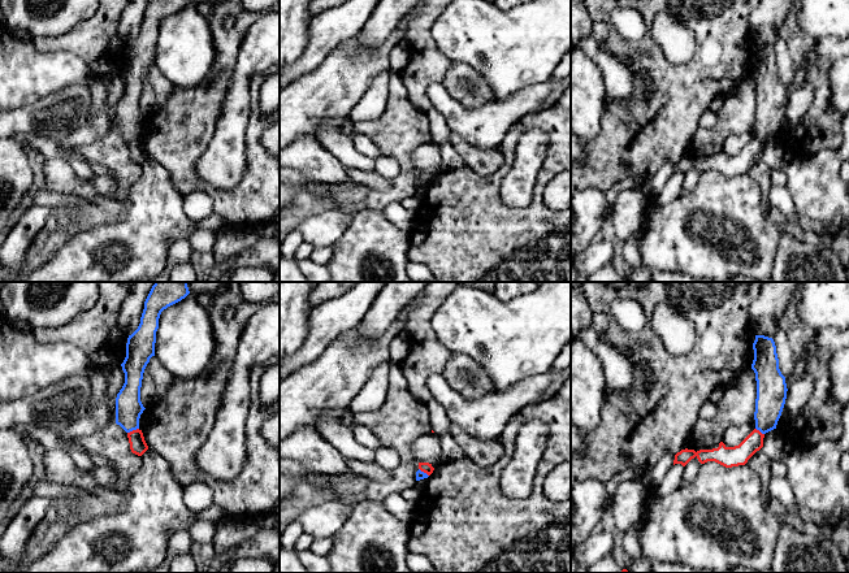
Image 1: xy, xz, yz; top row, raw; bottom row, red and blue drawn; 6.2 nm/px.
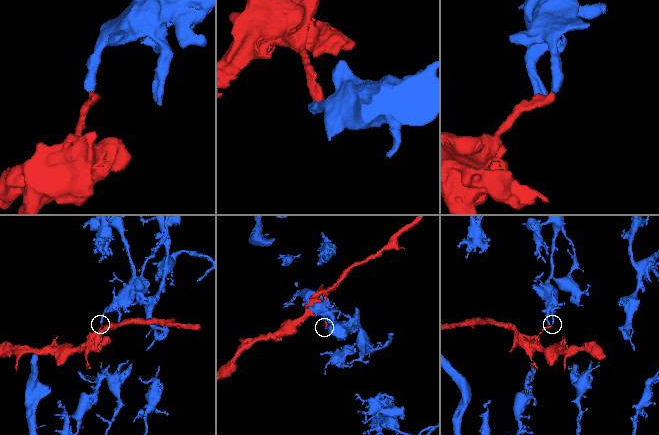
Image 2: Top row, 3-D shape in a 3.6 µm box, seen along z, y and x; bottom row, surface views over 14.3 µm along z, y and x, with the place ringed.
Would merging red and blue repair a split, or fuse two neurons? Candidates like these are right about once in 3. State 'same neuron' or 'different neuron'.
different neuron

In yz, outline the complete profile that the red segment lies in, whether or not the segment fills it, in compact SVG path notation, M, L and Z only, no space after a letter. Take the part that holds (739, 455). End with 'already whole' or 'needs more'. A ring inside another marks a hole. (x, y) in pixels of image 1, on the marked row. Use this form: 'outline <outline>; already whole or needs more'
outline M754 429L738 446L727 447L723 442L712 450L681 450L675 455L673 465L685 466L692 459L697 457L701 464L715 461L725 468L745 465L748 460L763 447L763 438L759 430Z; already whole

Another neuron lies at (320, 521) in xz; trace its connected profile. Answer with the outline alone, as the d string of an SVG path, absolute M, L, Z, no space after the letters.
M329 499L299 512L304 533L313 539L332 538L352 515L354 500Z

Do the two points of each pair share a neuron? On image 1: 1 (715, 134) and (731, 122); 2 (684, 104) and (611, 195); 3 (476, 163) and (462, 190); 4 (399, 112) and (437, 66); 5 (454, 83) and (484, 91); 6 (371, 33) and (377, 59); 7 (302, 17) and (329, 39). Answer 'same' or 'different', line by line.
1: same
2: different
3: different
4: different
5: same
6: different
7: different

